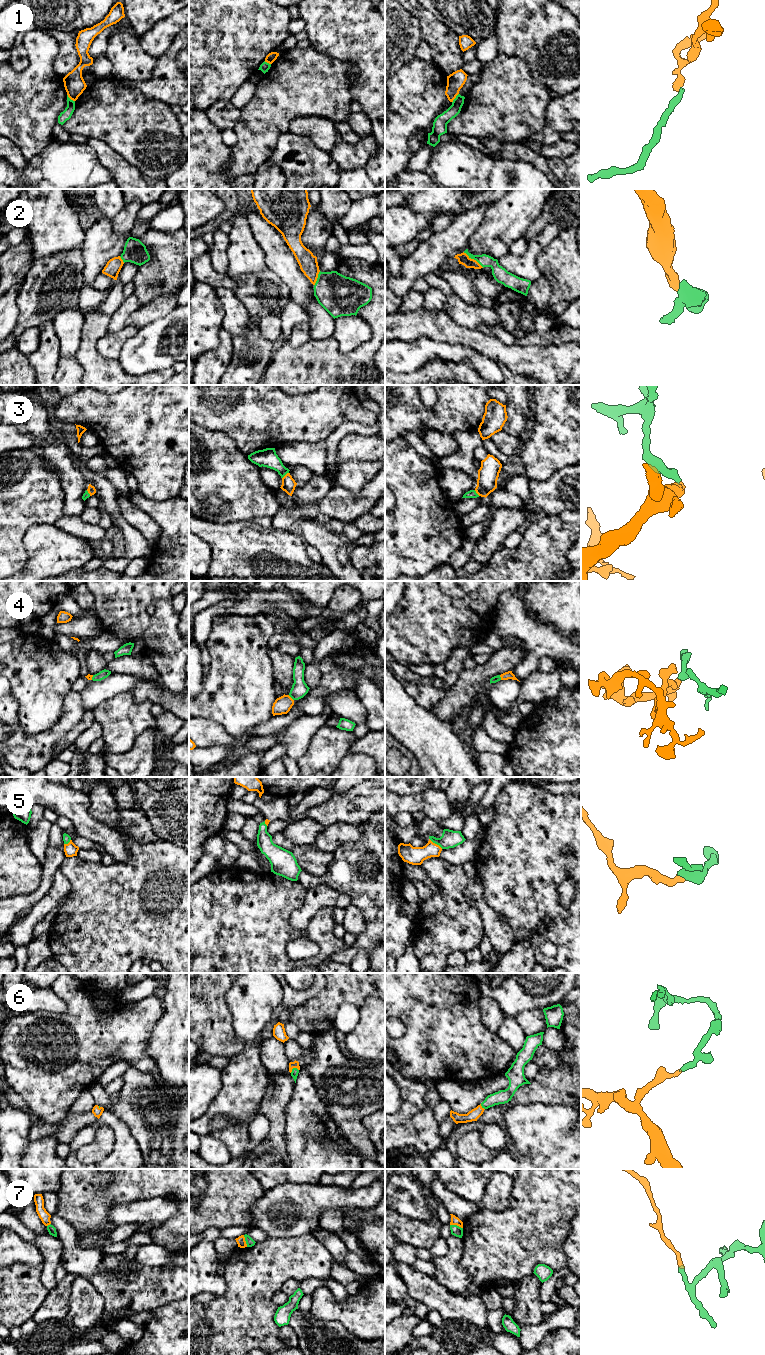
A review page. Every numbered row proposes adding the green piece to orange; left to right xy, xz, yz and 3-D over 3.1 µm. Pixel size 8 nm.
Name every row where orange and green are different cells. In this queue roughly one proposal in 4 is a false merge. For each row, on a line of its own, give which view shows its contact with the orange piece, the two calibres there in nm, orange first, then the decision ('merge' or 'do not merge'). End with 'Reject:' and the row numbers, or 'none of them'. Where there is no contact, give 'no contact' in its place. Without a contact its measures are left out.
1: meets orange in xy; 170 nm thick on the orange side, 80 nm on the other; do not merge
2: meets orange in yz; 90 nm thick on the orange side, 120 nm on the other; merge
3: meets orange in xz; 110 nm thick on the orange side, 150 nm on the other; merge
4: meets orange in xz; 140 nm thick on the orange side, 130 nm on the other; merge
5: meets orange in yz; 140 nm thick on the orange side, 140 nm on the other; merge
6: meets orange in xz; 60 nm thick on the orange side, 60 nm on the other; merge
7: meets orange in yz; 70 nm thick on the orange side, 90 nm on the other; merge
Reject: 1

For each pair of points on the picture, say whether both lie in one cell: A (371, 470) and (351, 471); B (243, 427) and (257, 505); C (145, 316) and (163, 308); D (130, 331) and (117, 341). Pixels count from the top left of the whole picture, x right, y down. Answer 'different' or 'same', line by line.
A: same
B: different
C: same
D: same

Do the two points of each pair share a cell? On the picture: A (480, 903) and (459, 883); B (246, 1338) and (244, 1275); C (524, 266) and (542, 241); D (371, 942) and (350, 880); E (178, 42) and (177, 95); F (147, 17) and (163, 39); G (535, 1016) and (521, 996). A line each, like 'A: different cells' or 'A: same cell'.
A: different cells
B: same cell
C: same cell
D: same cell
E: same cell
F: different cells
G: different cells

